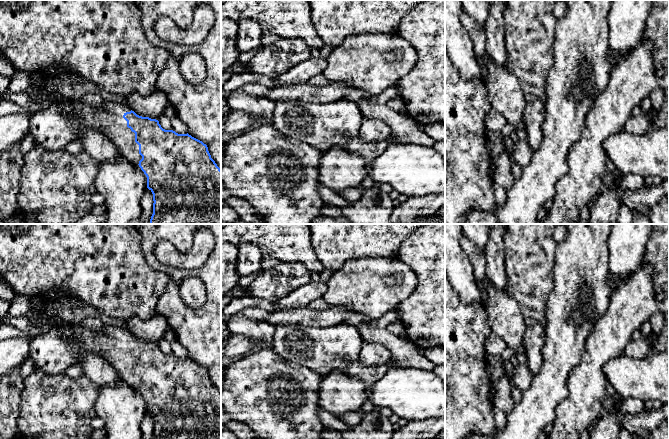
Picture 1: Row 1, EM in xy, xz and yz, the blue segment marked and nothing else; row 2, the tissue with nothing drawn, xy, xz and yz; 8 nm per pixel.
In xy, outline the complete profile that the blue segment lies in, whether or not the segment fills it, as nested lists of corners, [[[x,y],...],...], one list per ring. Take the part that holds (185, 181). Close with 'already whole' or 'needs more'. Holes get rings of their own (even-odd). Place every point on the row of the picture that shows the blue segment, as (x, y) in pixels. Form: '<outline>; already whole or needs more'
[[[57,97],[53,105],[61,109],[66,119],[74,119],[86,128],[102,132],[124,158],[139,165],[147,177],[147,188],[153,194],[153,214],[149,224],[221,224],[221,169],[211,158],[206,144],[188,133],[165,130],[158,120],[139,116],[122,103],[105,102],[96,110],[81,100]]]; needs more

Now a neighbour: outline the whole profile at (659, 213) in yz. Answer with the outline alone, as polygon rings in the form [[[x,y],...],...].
[[[664,196],[651,206],[649,219],[651,224],[669,224],[669,197]]]

